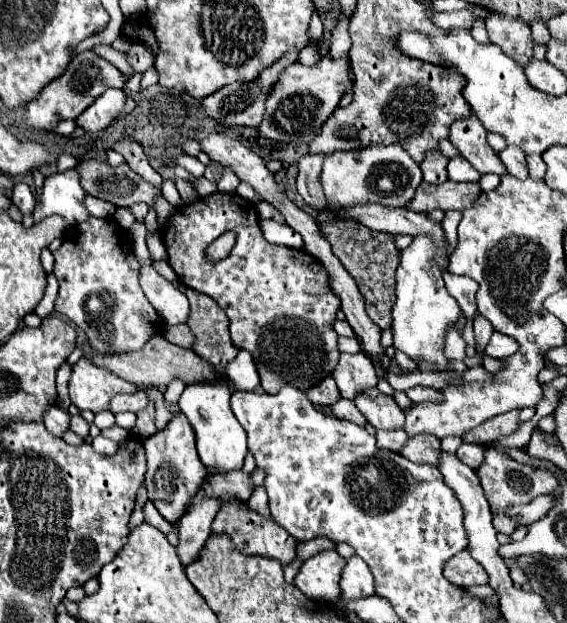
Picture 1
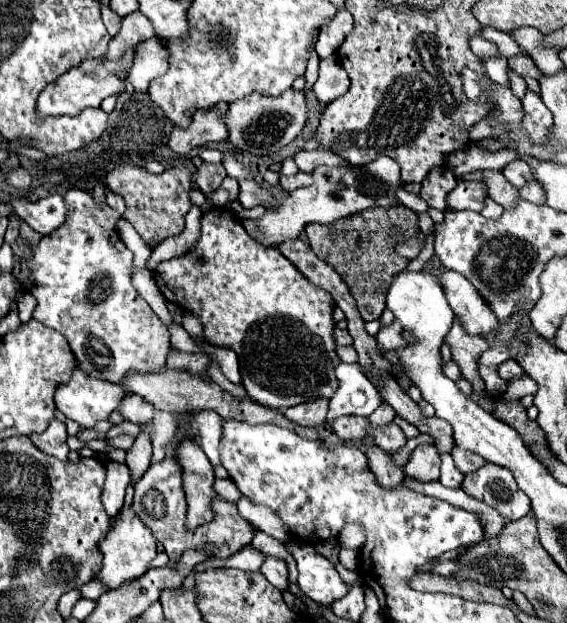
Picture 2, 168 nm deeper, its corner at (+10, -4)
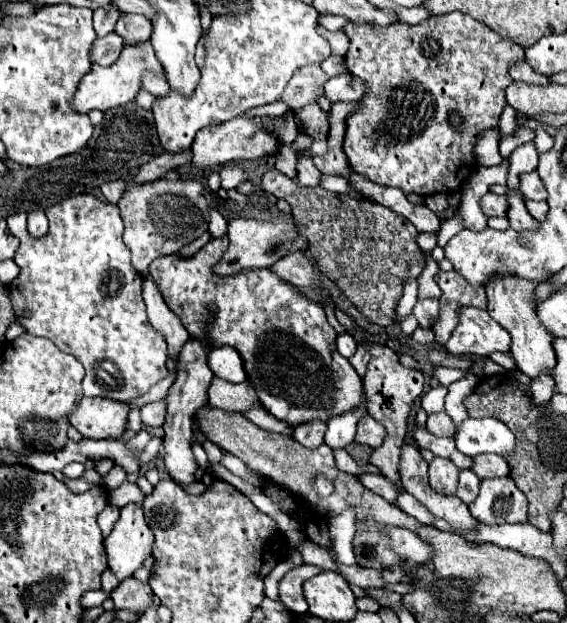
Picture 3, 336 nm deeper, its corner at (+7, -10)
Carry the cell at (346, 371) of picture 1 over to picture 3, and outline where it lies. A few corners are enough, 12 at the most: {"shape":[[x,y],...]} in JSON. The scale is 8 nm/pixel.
{"shape":[[363,405],[327,421],[325,443],[343,449],[355,437]]}

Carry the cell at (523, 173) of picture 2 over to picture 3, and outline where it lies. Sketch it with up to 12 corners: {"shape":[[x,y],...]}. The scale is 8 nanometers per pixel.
{"shape":[[537,171],[519,177],[519,191],[525,199],[545,201],[543,181]]}

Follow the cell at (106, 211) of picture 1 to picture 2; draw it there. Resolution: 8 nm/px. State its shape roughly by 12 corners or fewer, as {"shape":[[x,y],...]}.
{"shape":[[48,195],[36,203],[10,205],[40,235],[58,229],[66,217],[64,199]]}

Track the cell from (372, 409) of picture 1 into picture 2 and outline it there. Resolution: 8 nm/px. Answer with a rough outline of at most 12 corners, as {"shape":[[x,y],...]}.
{"shape":[[396,423],[372,427],[370,435],[380,449],[396,453],[406,435]]}

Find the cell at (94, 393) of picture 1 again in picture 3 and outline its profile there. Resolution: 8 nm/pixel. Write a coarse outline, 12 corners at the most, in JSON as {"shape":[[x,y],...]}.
{"shape":[[83,397],[69,423],[91,439],[121,437],[129,405]]}

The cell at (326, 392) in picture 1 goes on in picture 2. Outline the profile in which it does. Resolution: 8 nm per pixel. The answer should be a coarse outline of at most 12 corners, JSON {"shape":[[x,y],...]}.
{"shape":[[328,401],[302,403],[284,417],[302,427],[324,425]]}

